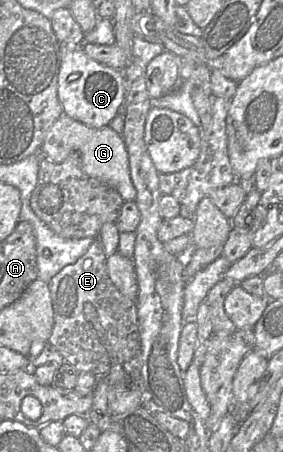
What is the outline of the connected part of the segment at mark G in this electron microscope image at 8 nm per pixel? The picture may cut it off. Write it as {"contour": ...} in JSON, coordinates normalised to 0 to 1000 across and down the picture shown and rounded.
{"contour":[[[219,250],[170,288],[141,336],[145,345],[187,361],[219,361],[247,341],[269,338],[300,385],[403,416],[438,447],[473,445],[481,438],[438,308],[385,277],[357,283],[318,281]]]}

